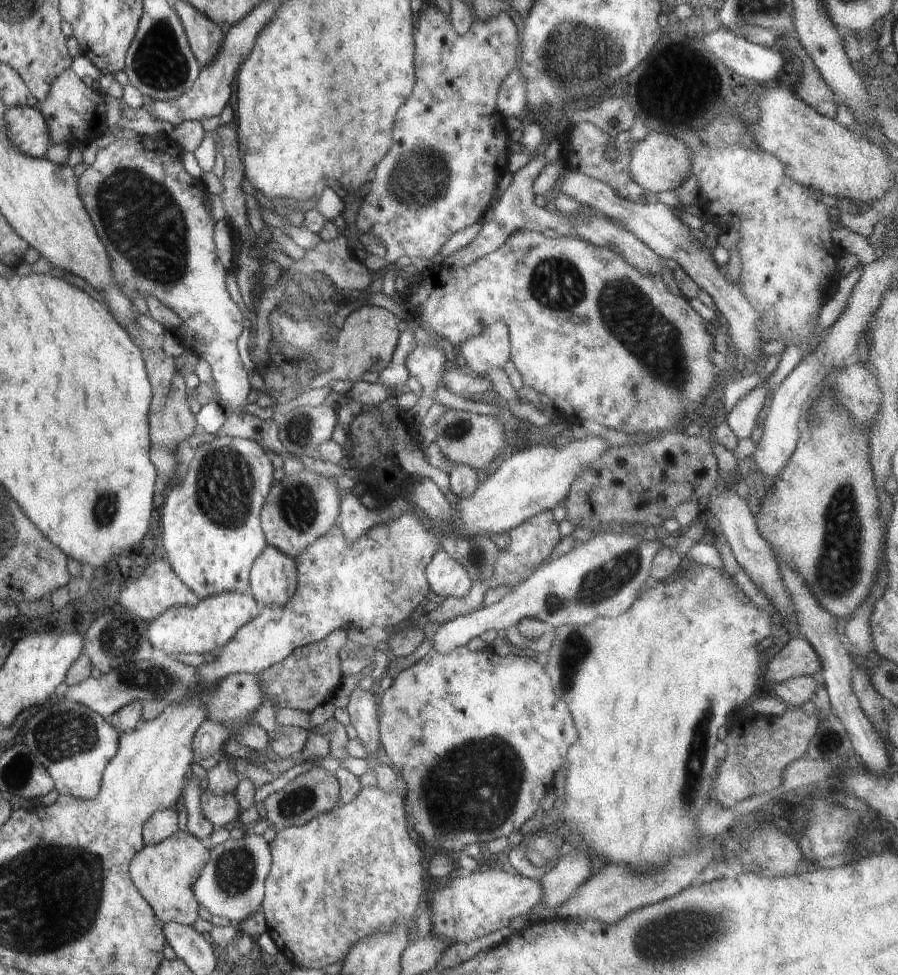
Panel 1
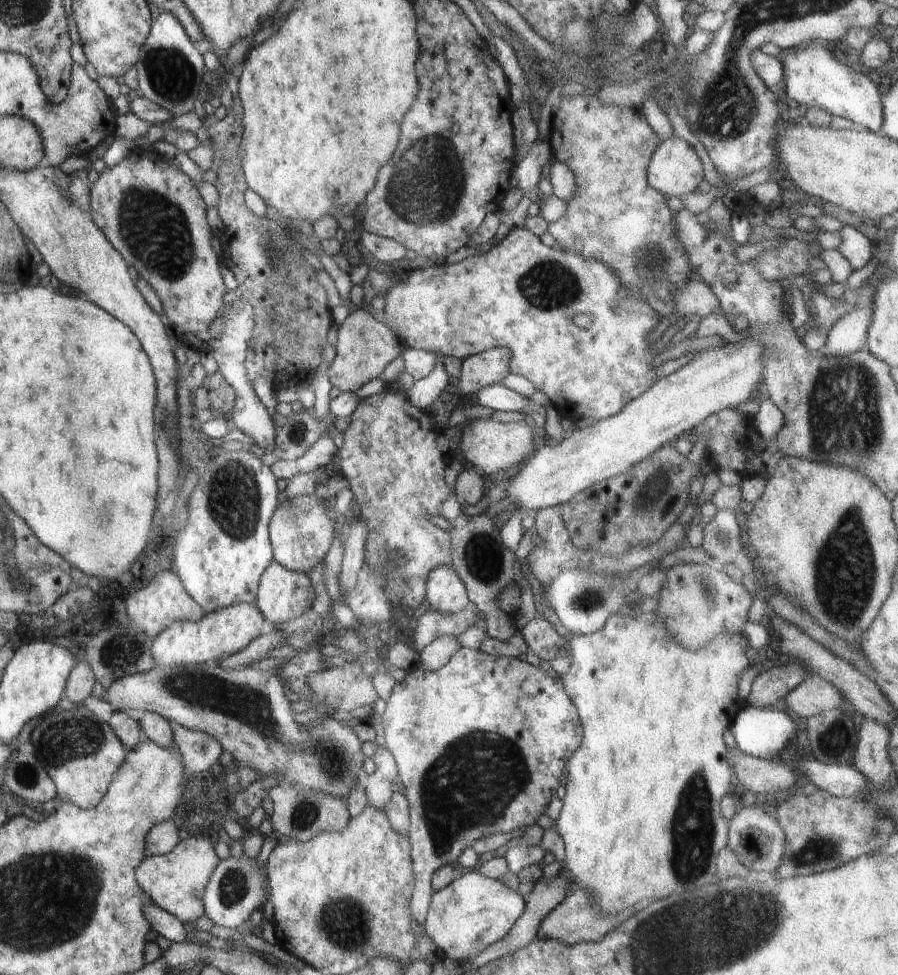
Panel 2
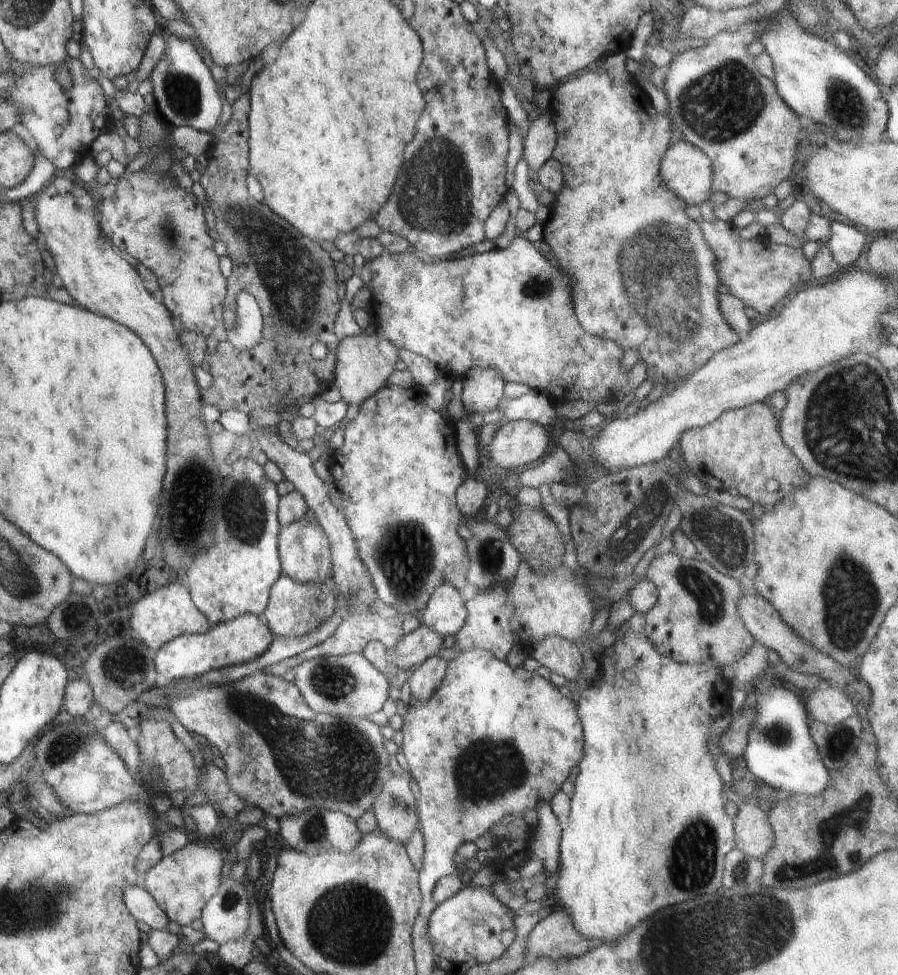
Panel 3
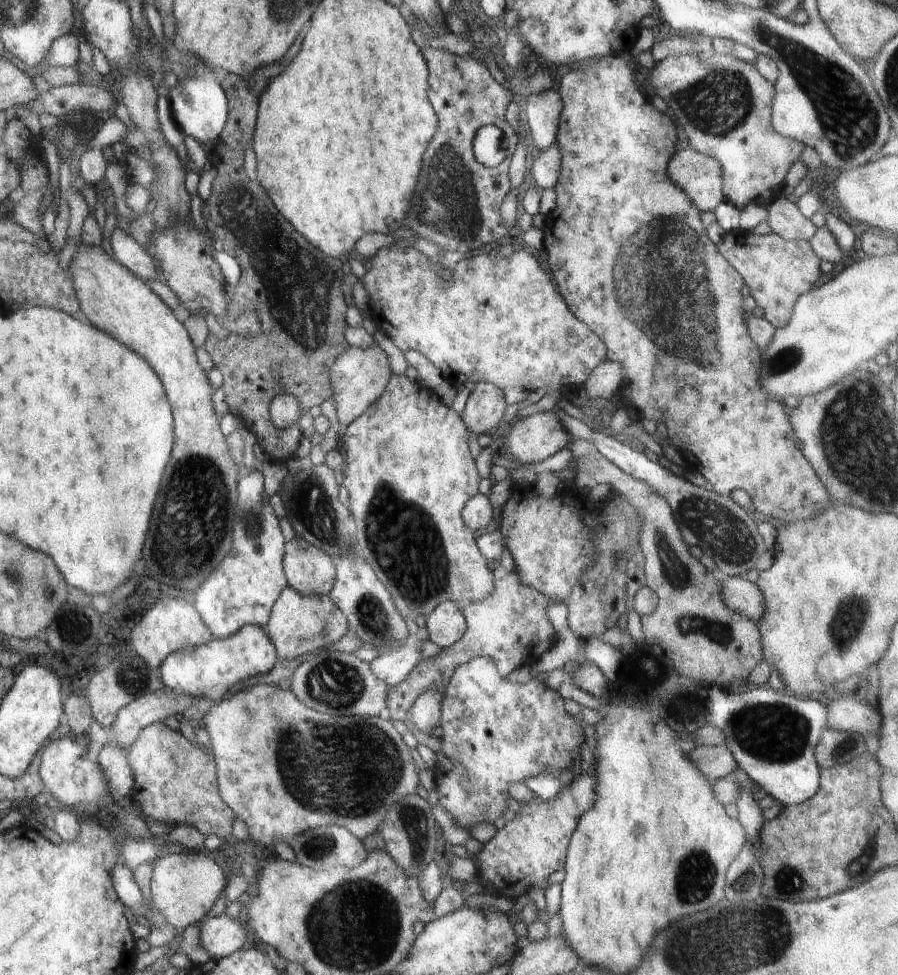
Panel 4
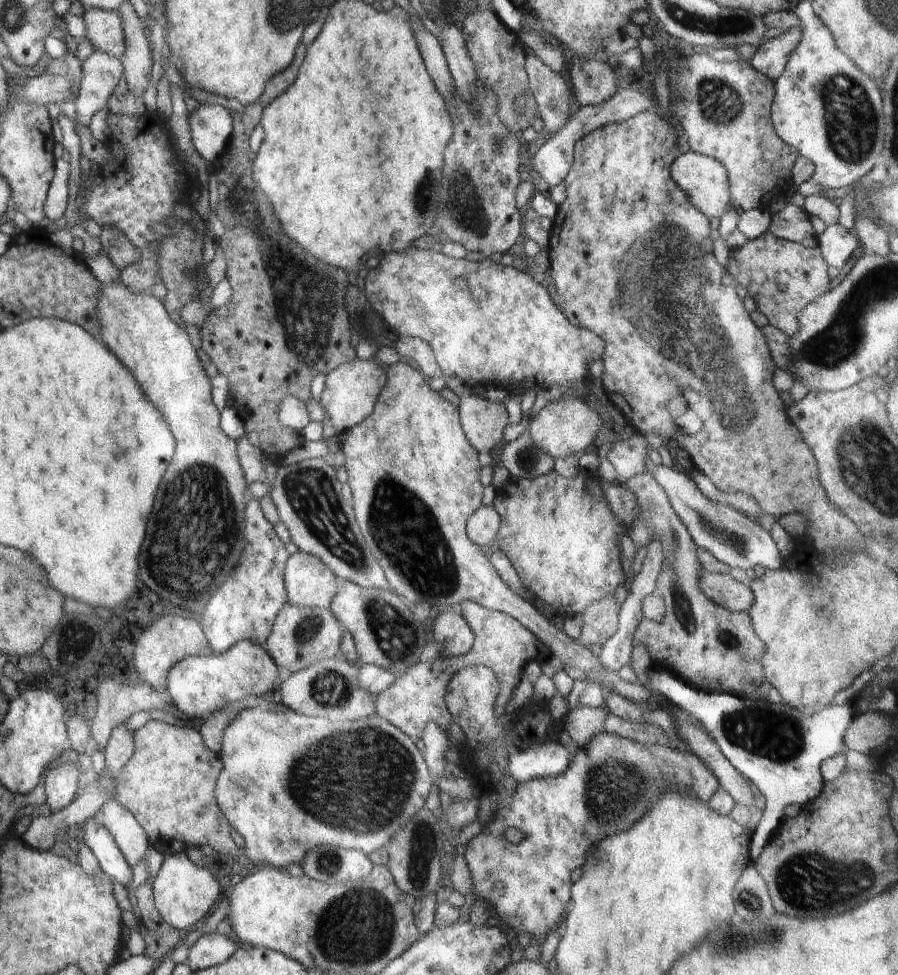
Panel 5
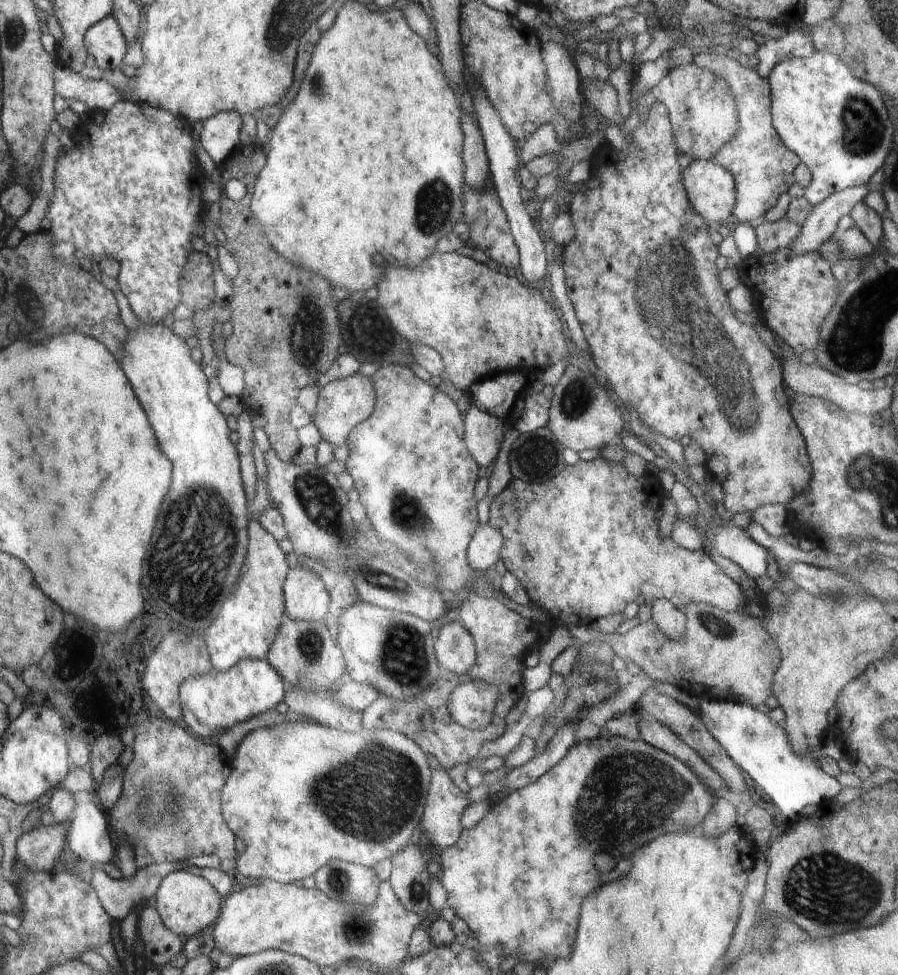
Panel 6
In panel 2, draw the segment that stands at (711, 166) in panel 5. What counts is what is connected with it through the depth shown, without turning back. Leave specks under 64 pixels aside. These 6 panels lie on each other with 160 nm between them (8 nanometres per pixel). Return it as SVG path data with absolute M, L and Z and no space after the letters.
M672 135L662 141L647 166L647 181L666 197L693 193L704 179L700 157L682 137Z

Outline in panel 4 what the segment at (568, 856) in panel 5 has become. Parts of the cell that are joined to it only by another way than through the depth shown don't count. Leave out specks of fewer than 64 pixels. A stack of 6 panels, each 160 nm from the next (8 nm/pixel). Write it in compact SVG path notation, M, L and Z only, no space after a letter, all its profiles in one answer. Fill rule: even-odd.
M698 746L690 752L692 762L710 778L710 782L716 779L724 779L736 767L736 761L729 749L723 746ZM582 774L574 782L561 788L552 798L544 800L533 794L528 803L520 803L521 811L508 816L507 823L497 830L494 837L482 843L481 850L475 856L475 865L480 877L493 886L492 892L497 896L517 899L527 896L536 886L548 889L550 874L560 870L566 860L566 848L572 832L576 830L580 816L592 808L596 802L596 776Z

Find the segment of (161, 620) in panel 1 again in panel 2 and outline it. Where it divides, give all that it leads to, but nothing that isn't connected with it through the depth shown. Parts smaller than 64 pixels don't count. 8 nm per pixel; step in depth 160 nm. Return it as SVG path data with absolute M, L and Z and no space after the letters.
M236 603L205 613L197 623L173 622L153 640L151 653L155 657L156 665L176 665L185 667L212 663L222 660L223 656L230 656L241 651L250 641L256 640L264 622L263 614L256 604Z

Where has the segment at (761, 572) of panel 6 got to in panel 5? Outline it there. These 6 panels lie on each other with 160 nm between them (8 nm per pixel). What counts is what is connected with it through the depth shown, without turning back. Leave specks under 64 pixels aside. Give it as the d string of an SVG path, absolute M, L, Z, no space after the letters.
M661 465L653 477L663 486L674 512L682 519L698 547L702 546L709 550L718 560L728 564L730 569L780 571L783 568L786 559L780 555L770 533L750 516L740 514L739 510L731 506L706 498L698 490L692 477L686 473Z

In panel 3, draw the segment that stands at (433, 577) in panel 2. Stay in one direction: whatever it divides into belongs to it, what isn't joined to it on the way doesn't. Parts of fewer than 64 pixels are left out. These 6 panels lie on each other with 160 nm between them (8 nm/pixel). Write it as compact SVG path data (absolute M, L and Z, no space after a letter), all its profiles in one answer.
M446 581L434 590L419 616L422 624L436 631L442 638L455 636L466 617L465 602L459 590Z

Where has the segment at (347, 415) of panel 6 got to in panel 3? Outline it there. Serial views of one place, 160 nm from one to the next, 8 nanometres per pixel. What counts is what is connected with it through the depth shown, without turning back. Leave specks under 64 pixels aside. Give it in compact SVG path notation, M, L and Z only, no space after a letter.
M364 331L353 337L344 337L333 354L336 356L333 385L340 391L341 400L347 406L354 404L357 407L388 384L386 380L393 374L399 360L399 350L386 337L380 333L368 335Z

